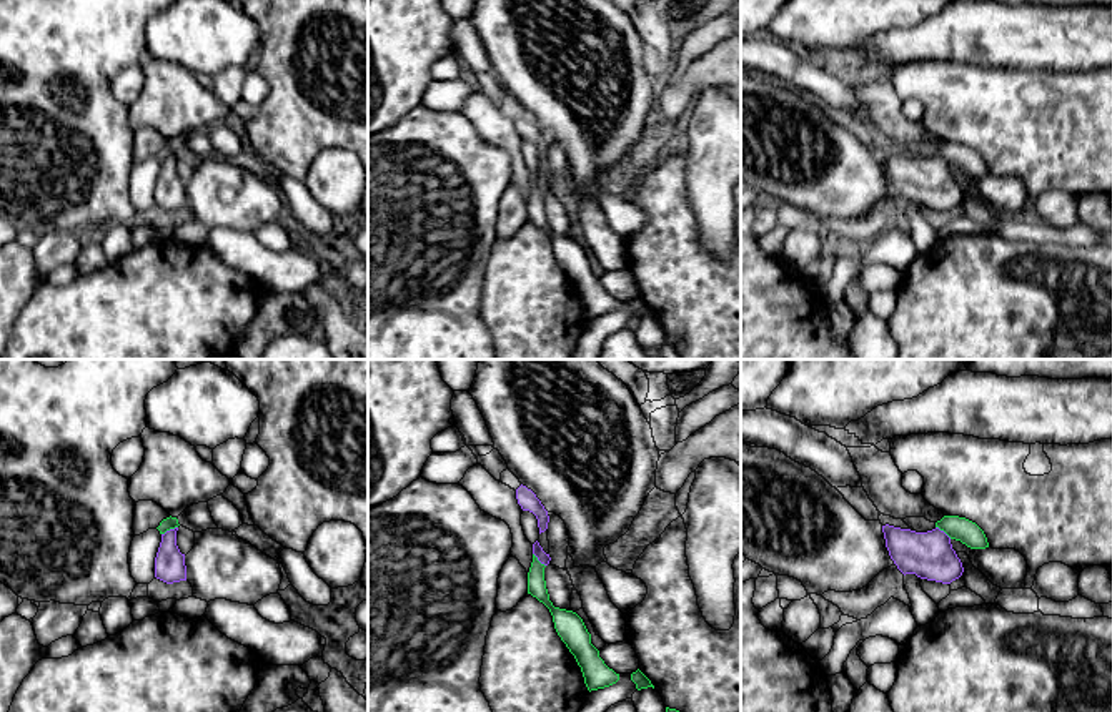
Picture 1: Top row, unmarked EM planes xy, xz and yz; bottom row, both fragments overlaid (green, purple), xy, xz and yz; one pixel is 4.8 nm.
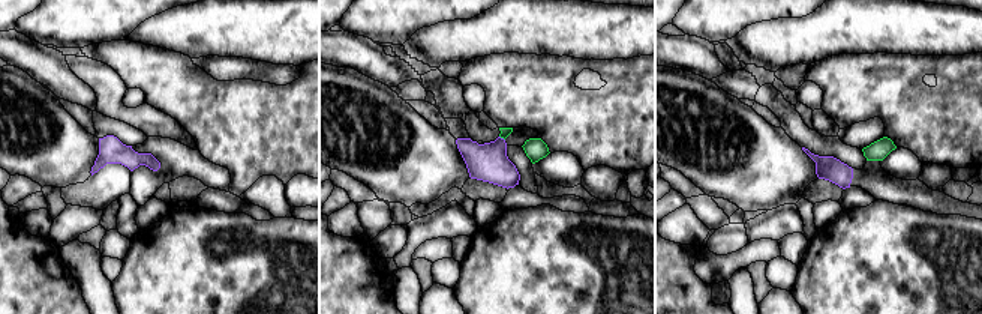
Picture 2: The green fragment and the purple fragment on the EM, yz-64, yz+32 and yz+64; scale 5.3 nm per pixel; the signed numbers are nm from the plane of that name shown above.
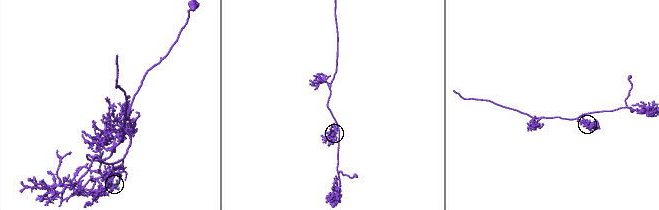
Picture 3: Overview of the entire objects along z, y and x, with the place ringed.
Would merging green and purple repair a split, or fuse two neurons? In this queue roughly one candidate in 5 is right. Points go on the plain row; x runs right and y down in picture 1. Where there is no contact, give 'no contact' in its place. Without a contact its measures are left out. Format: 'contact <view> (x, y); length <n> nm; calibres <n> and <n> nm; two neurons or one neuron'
contact xy (168, 157); length 90 nm; calibres 60 and 150 nm; two neurons

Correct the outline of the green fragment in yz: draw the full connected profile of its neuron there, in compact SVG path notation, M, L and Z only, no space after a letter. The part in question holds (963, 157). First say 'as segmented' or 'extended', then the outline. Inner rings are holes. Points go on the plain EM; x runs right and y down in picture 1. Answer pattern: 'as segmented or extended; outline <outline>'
as segmented; outline M944 143L936 150L936 155L944 158L951 166L961 168L971 176L989 175L984 158L972 148L959 143Z

